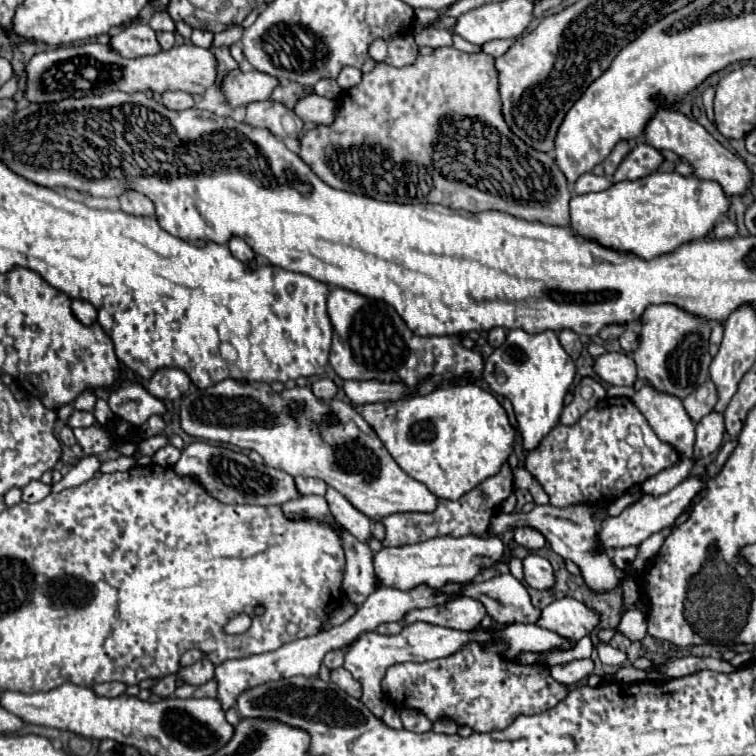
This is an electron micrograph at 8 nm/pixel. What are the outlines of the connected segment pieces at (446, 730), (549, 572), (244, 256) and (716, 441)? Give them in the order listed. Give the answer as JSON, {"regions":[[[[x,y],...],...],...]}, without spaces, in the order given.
{"regions":[[[[441,718],[433,724],[433,730],[439,732],[439,734],[457,734],[457,724],[451,720],[451,718]]],[[[531,554],[523,560],[523,572],[525,582],[535,590],[551,590],[555,586],[555,574],[549,560],[537,554]]],[[[231,238],[229,240],[229,250],[243,264],[247,264],[247,262],[251,262],[255,258],[255,252],[251,250],[251,246],[245,240],[241,240],[241,238]]],[[[711,412],[707,416],[703,416],[697,422],[697,440],[695,440],[695,448],[693,448],[693,460],[701,460],[707,458],[709,454],[713,454],[715,450],[719,450],[723,436],[725,436],[725,424],[723,424],[723,414],[719,412]]]]}

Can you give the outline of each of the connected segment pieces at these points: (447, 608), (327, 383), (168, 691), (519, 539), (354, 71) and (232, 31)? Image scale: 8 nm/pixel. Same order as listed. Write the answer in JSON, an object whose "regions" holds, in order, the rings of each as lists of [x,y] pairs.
{"regions":[[[[459,596],[449,600],[445,606],[411,610],[405,618],[407,624],[411,622],[429,622],[437,626],[447,626],[455,630],[475,630],[485,616],[485,606],[479,600],[469,596]]],[[[321,378],[311,384],[313,394],[321,400],[333,400],[337,396],[337,384],[331,378]]],[[[171,674],[171,676],[165,676],[161,680],[157,680],[157,684],[151,686],[151,692],[161,696],[161,698],[167,698],[167,696],[173,696],[175,692],[175,682],[177,682],[177,674]]],[[[529,526],[515,528],[513,534],[515,534],[515,542],[529,550],[539,550],[545,546],[545,536],[541,532],[537,532],[535,528],[529,528]]],[[[351,66],[343,68],[343,72],[337,76],[337,84],[339,84],[343,90],[353,88],[355,84],[359,84],[359,80],[361,80],[361,70],[359,70],[359,68],[351,68]]],[[[235,24],[235,26],[231,26],[231,28],[227,28],[227,30],[219,32],[219,34],[215,34],[213,46],[231,46],[231,44],[235,44],[235,42],[241,40],[241,34],[243,34],[243,26]]]]}

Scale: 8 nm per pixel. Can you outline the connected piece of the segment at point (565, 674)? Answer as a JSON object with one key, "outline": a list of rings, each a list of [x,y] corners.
{"outline":[[[573,660],[569,664],[561,664],[561,666],[551,668],[551,676],[563,686],[571,686],[571,684],[587,678],[591,672],[593,672],[591,660]]]}

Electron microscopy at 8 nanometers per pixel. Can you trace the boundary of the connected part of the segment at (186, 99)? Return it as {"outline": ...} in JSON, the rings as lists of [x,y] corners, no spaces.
{"outline":[[[165,92],[163,94],[163,104],[169,110],[187,110],[191,108],[195,102],[187,92]]]}

